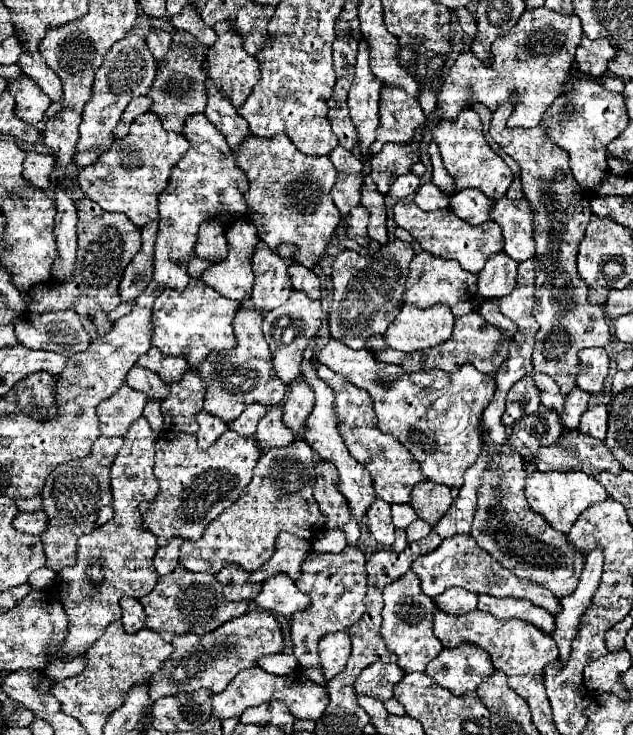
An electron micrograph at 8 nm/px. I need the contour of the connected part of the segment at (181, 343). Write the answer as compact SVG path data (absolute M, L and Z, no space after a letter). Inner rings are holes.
M190 279L184 291L164 289L152 307L152 347L164 355L184 357L190 369L198 369L208 353L228 351L236 347L232 319L240 303L222 297L216 289L204 285L200 279Z

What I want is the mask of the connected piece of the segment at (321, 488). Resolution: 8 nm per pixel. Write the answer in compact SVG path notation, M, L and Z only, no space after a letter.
M328 461L316 463L316 485L314 485L314 499L328 519L328 527L340 527L346 533L348 545L356 545L360 537L360 527L354 515L348 511L348 503L344 503L344 495L338 491L338 475L336 467Z

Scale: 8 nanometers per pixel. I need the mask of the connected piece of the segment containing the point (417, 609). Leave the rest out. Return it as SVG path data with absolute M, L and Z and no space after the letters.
M408 569L402 577L388 583L382 591L384 595L384 611L382 611L382 627L380 635L386 643L386 649L398 655L398 665L406 671L424 671L426 665L442 651L440 639L434 635L434 601L422 593L418 575Z

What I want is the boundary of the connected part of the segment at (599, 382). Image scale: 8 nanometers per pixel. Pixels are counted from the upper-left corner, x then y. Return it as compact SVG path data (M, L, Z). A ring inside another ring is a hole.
M598 347L584 349L580 351L578 359L580 359L580 371L576 375L576 385L588 393L600 393L608 377L608 363L610 363L606 349Z

